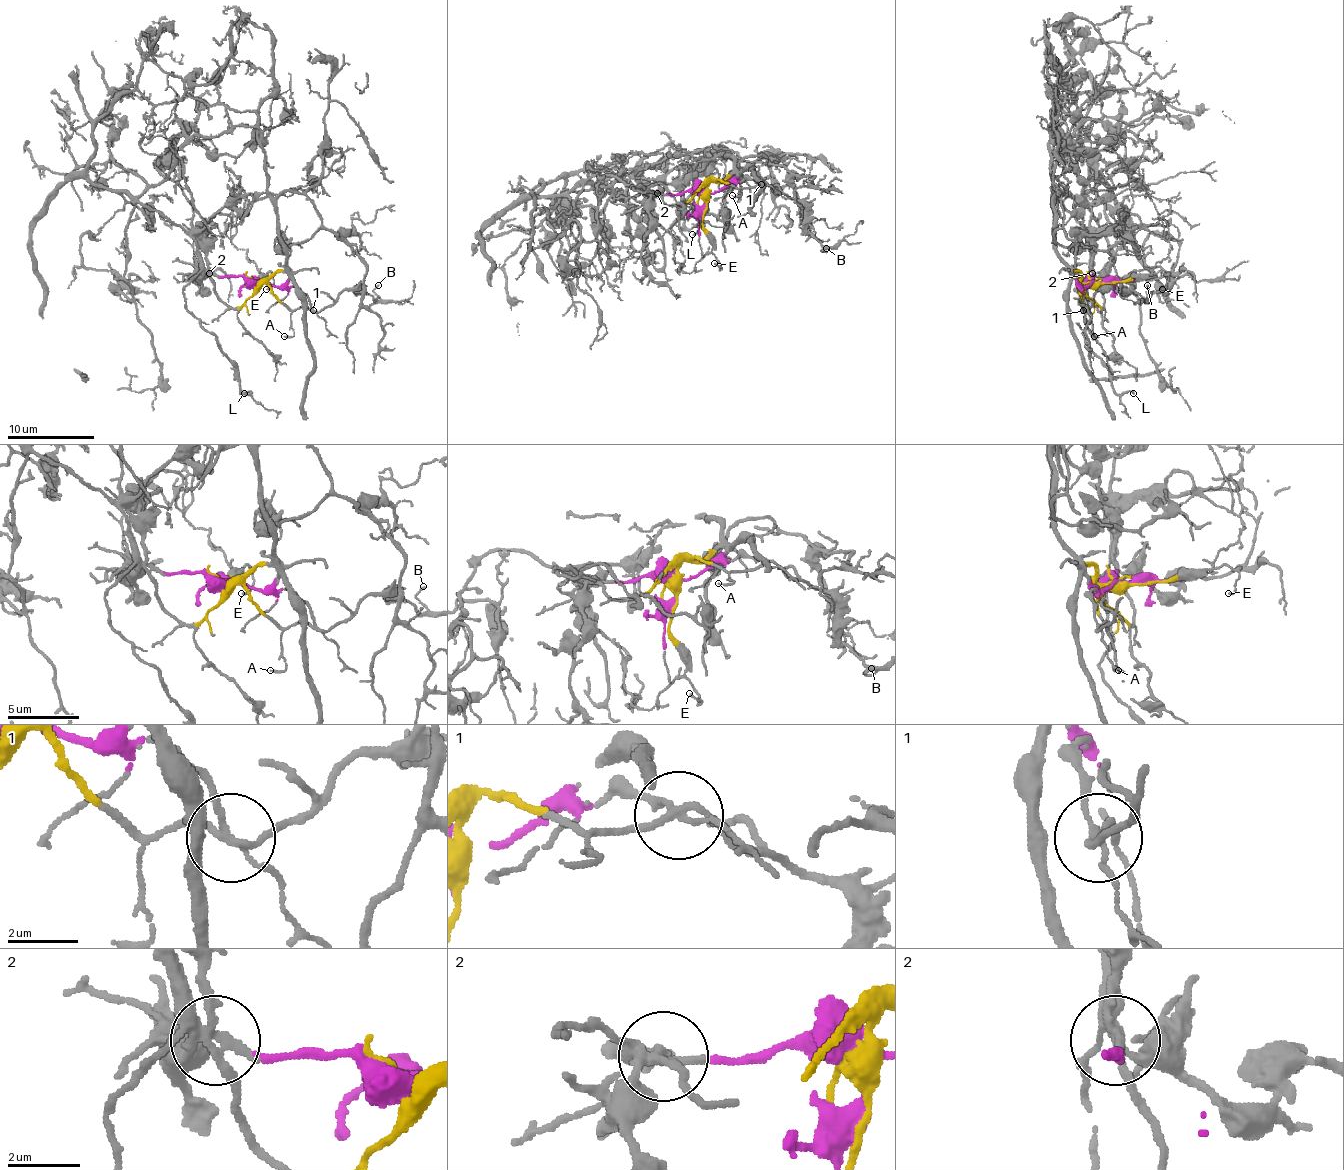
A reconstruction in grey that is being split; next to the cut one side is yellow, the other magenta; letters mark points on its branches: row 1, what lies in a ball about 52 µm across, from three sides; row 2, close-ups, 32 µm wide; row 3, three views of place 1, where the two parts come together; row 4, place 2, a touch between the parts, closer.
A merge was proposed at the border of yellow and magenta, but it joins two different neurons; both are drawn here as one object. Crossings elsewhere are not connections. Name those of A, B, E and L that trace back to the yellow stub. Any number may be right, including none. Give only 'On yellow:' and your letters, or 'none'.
On yellow: A, B, E

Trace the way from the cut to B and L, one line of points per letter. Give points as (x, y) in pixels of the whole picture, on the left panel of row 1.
B: (256, 284), (265, 284), (291, 310), (319, 310), (343, 291), (359, 291), (378, 299), (374, 293), (378, 284)
L: (256, 284), (203, 271), (184, 288), (184, 306), (212, 334), (238, 385), (252, 393), (245, 393)

